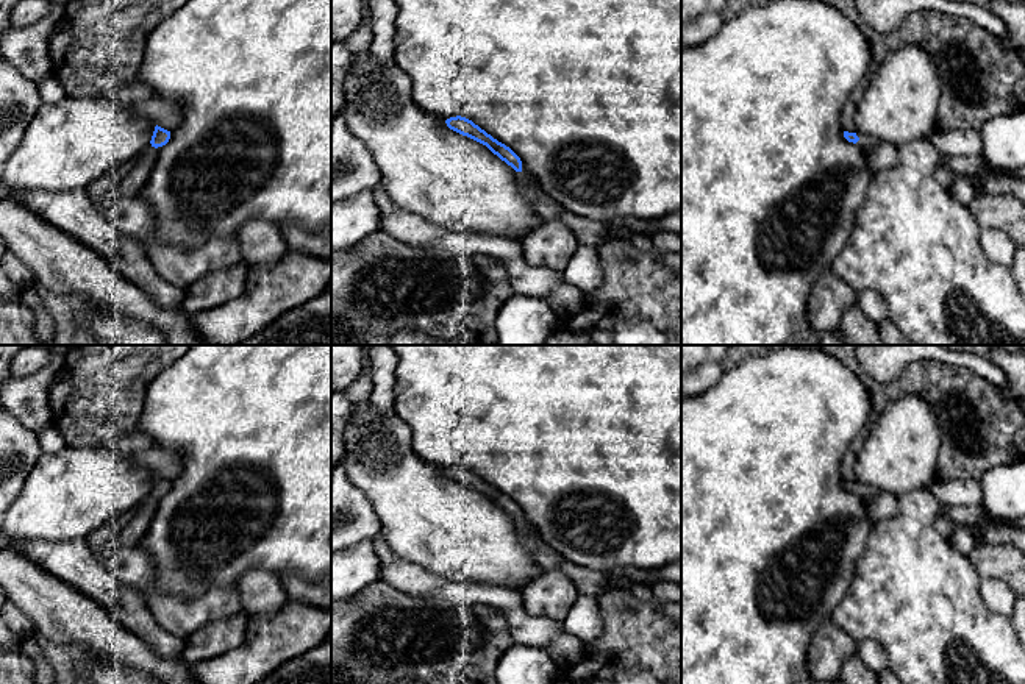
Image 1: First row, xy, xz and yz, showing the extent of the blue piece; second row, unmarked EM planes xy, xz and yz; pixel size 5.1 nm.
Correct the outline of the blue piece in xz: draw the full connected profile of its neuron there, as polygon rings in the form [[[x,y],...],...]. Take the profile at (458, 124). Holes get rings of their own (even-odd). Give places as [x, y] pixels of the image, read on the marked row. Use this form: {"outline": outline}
{"outline": [[[450,117],[445,120],[445,123],[450,130],[486,145],[494,155],[511,166],[514,169],[516,180],[522,192],[533,203],[534,209],[545,220],[558,219],[558,216],[561,214],[561,206],[555,200],[547,198],[539,192],[538,186],[530,181],[520,158],[509,147],[494,139],[491,134],[488,134],[484,130],[481,130],[478,125],[466,117]]]}

